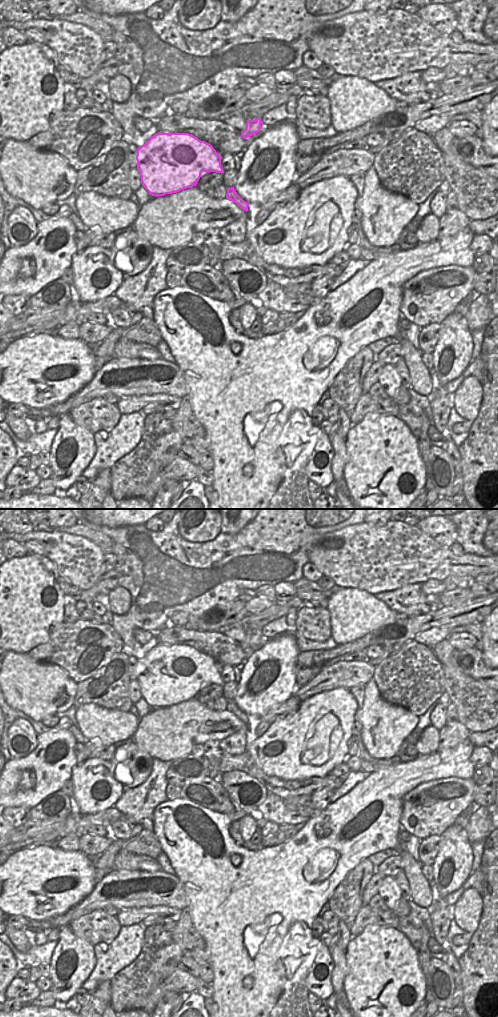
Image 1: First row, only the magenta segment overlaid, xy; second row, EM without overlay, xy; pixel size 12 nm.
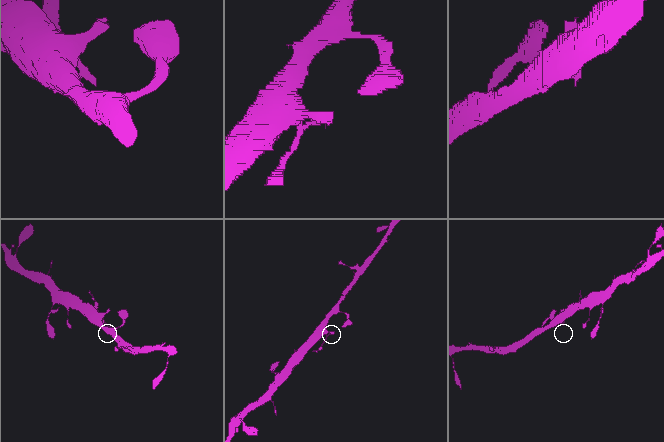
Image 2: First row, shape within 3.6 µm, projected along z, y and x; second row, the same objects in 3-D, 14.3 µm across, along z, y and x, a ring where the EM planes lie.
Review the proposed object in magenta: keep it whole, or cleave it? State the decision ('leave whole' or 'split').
leave whole

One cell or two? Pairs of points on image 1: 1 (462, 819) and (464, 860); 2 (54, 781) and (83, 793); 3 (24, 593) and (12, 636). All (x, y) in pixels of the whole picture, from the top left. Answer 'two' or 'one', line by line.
1: two
2: two
3: one

